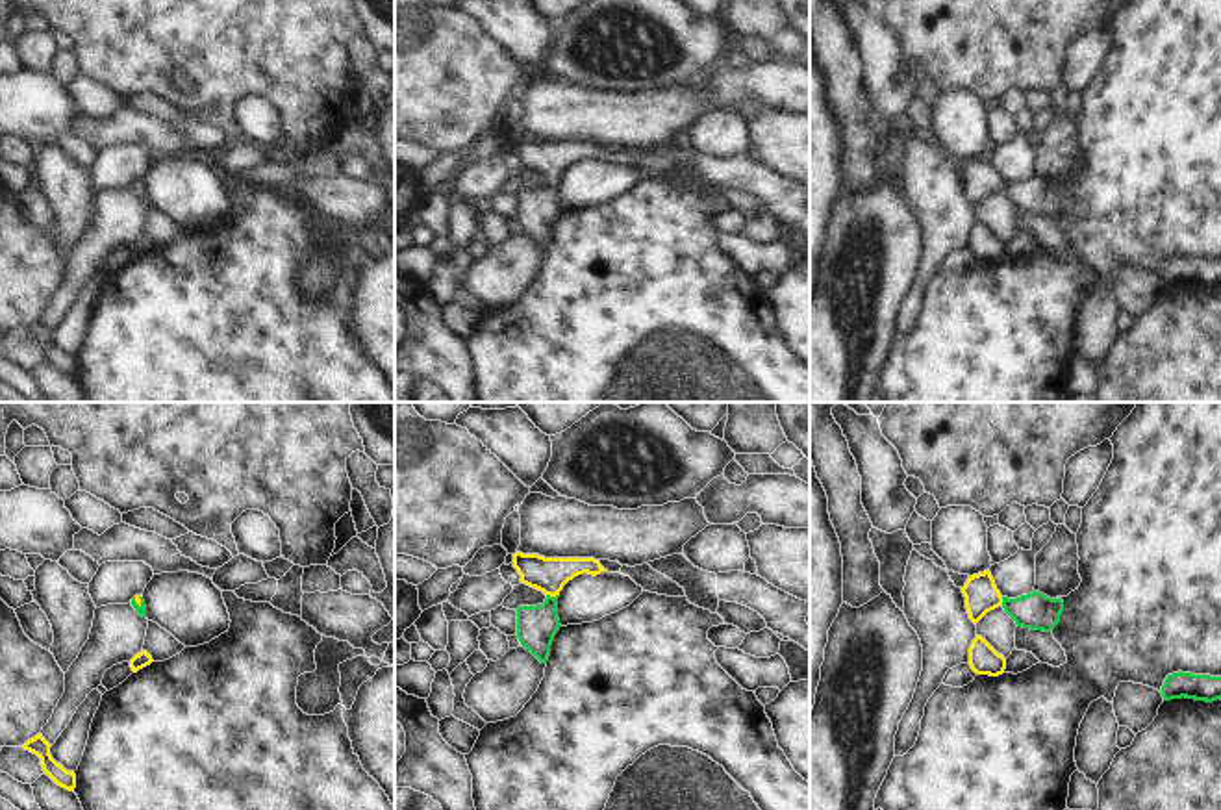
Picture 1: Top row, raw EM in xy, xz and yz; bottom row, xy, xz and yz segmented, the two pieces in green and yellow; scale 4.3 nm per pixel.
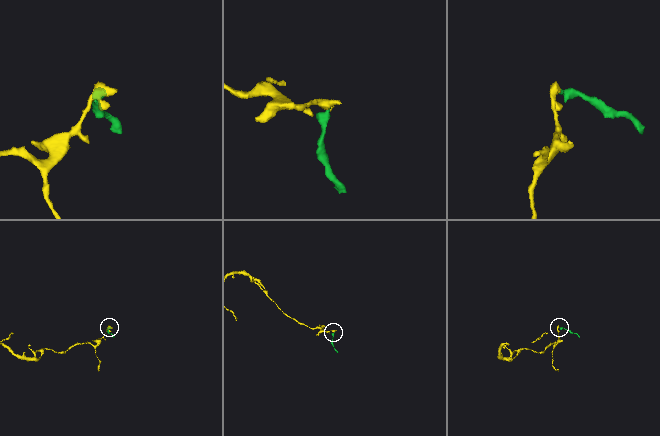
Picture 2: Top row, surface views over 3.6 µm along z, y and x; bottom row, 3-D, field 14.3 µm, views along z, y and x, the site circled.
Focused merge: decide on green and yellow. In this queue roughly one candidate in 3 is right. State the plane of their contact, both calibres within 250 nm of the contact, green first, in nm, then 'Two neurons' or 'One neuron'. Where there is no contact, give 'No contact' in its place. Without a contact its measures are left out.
Touches green in xz. Thickness 180 nm (green) against 160 nm. One neuron

